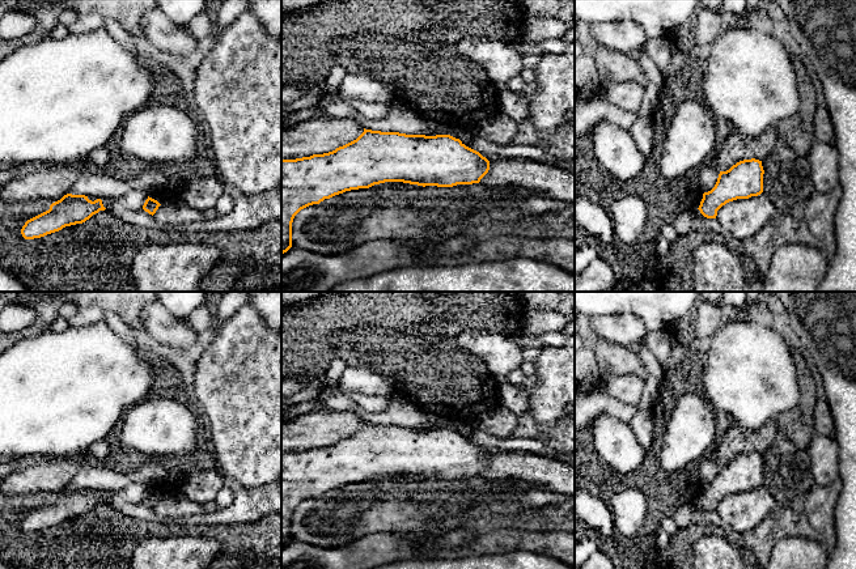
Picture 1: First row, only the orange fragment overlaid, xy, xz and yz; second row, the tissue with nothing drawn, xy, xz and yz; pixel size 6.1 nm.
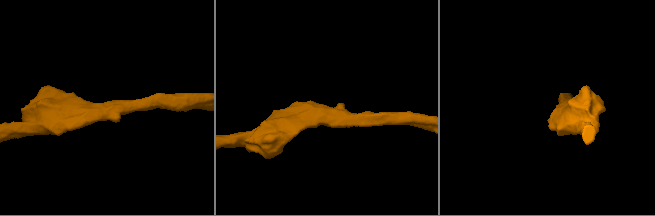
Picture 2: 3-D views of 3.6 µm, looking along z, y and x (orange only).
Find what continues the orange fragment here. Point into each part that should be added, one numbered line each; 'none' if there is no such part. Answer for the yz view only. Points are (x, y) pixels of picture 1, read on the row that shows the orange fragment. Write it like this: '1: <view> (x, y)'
none

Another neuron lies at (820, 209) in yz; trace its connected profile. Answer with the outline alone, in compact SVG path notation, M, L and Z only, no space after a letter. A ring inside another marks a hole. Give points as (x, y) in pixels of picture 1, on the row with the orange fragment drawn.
M838 184L829 192L814 191L804 207L809 230L825 243L830 255L836 250L835 212L840 199L842 187Z

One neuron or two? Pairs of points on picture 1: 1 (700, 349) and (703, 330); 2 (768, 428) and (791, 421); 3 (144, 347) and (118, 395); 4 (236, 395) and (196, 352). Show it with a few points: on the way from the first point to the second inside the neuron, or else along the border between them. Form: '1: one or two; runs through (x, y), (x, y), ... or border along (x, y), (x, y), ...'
1: two; border along (710, 336), (702, 339)
2: two; border along (775, 419), (780, 436)
3: two; border along (136, 349), (139, 352)
4: two; border along (215, 336), (196, 364), (194, 385)

